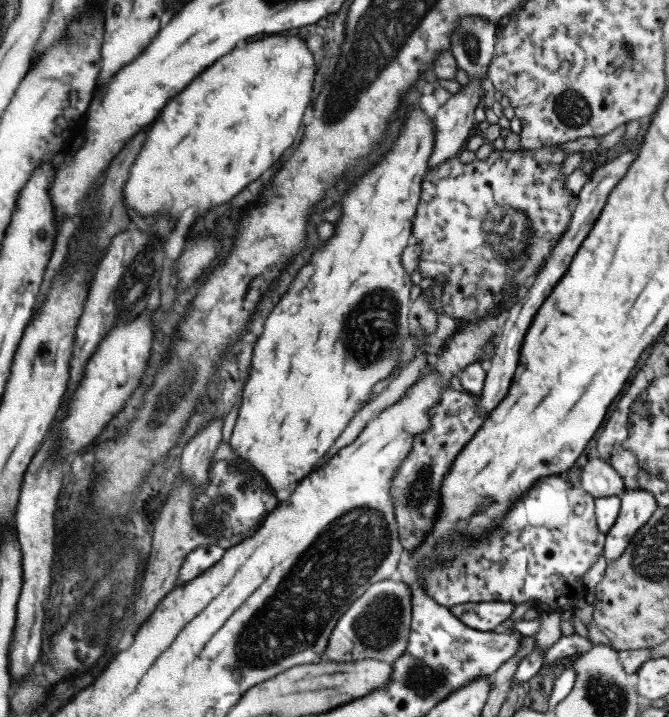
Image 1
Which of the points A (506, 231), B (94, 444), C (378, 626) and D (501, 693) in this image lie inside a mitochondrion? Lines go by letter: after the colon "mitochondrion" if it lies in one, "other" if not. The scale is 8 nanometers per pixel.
A: mitochondrion
B: other
C: mitochondrion
D: other

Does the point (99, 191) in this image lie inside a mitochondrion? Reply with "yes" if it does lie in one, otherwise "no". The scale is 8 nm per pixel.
no

